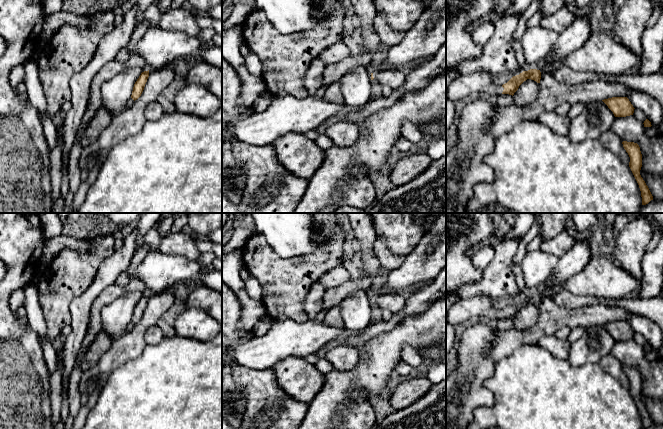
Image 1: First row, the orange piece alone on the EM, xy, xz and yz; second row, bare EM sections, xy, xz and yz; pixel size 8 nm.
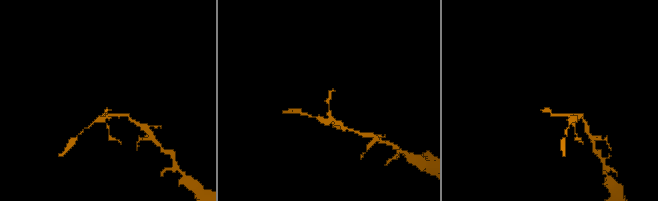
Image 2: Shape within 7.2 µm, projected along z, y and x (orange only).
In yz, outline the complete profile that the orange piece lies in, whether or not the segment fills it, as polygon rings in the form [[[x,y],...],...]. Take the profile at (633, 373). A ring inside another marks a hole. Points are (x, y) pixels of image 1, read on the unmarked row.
[[[623,365],[622,368],[630,381],[629,391],[639,409],[642,421],[642,429],[646,429],[651,424],[653,424],[653,420],[645,405],[640,399],[640,394],[642,391],[642,378],[640,375],[640,371],[637,367],[634,366]]]

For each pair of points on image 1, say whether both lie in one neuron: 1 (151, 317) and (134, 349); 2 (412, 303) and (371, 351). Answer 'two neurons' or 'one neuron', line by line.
1: one neuron
2: two neurons

